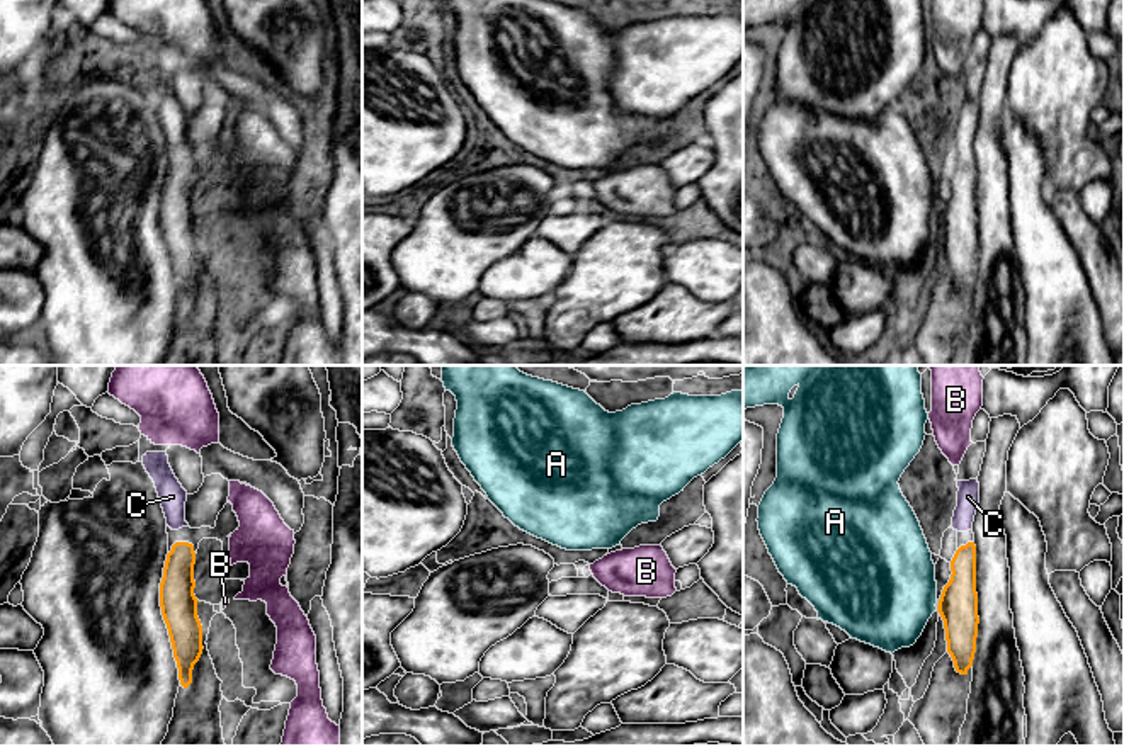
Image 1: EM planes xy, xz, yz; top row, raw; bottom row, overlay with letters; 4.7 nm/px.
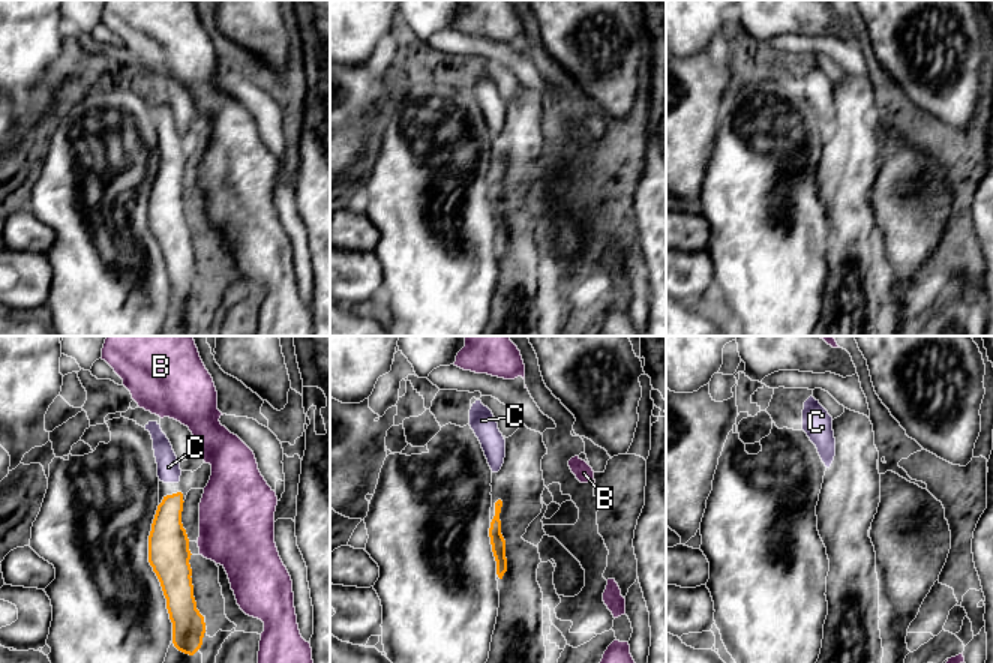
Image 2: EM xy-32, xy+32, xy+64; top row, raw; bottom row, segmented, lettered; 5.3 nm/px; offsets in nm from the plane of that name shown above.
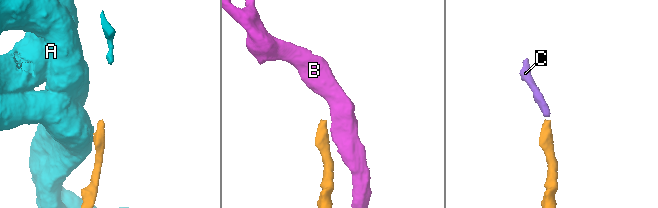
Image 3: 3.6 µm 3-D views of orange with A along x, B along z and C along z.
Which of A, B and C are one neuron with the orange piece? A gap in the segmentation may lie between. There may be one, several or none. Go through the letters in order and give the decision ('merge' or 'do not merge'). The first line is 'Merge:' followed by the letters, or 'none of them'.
Merge: C
A: do not merge
B: do not merge
C: merge

